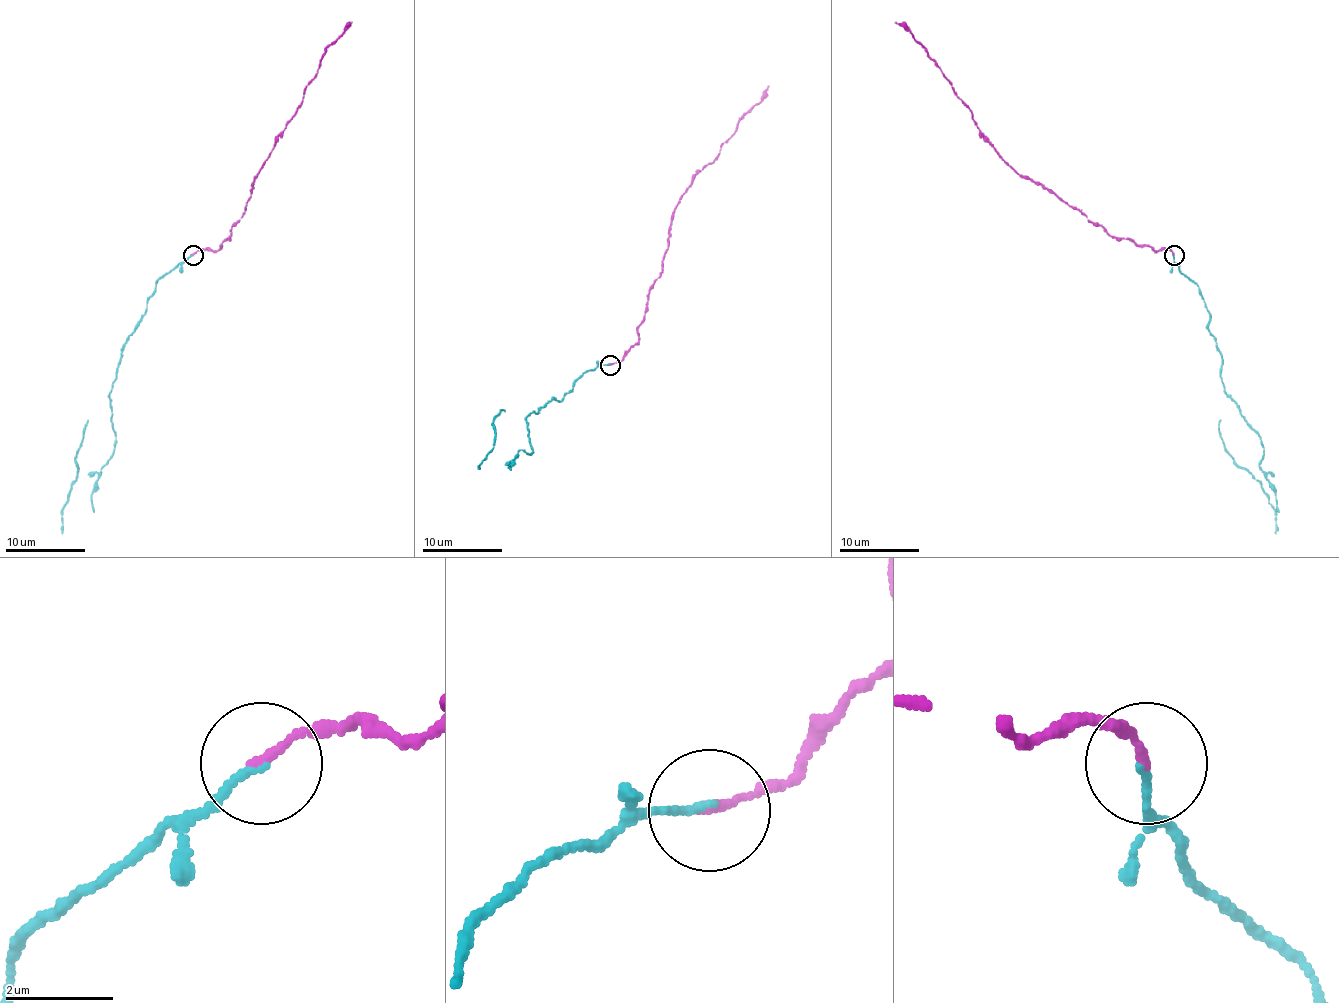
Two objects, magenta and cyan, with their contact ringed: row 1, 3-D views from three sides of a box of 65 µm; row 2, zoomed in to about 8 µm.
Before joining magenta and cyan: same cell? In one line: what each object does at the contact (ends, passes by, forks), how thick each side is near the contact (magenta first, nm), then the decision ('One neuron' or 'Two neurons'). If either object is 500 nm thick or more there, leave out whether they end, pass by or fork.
At the ring magenta ends. At the ring cyan ends. Thickness 180 nm (magenta) against 150 nm. One neuron

